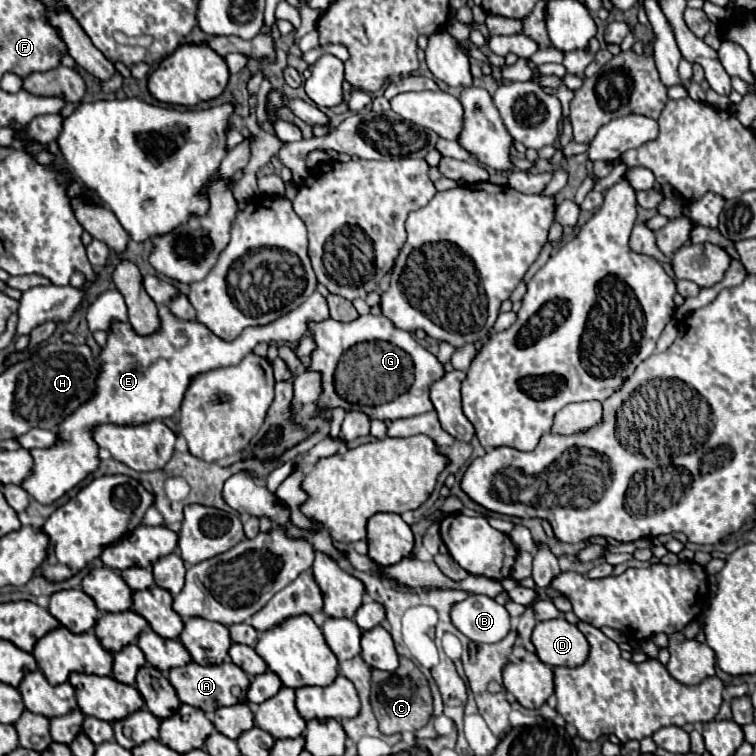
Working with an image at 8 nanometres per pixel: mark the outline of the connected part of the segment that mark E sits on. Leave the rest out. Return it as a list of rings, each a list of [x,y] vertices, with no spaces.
[[[314,292],[302,306],[290,314],[274,320],[268,326],[246,328],[236,340],[224,342],[198,322],[176,320],[166,306],[160,306],[160,332],[152,336],[138,336],[130,324],[112,324],[108,344],[100,354],[102,372],[96,380],[96,394],[70,414],[62,424],[60,438],[54,448],[30,450],[34,466],[30,476],[20,484],[40,504],[52,504],[80,484],[98,468],[98,446],[92,440],[92,430],[98,424],[144,424],[150,420],[164,420],[180,410],[182,398],[198,374],[222,366],[238,364],[258,342],[298,342],[308,332],[308,320],[326,320],[328,304],[320,292]]]

